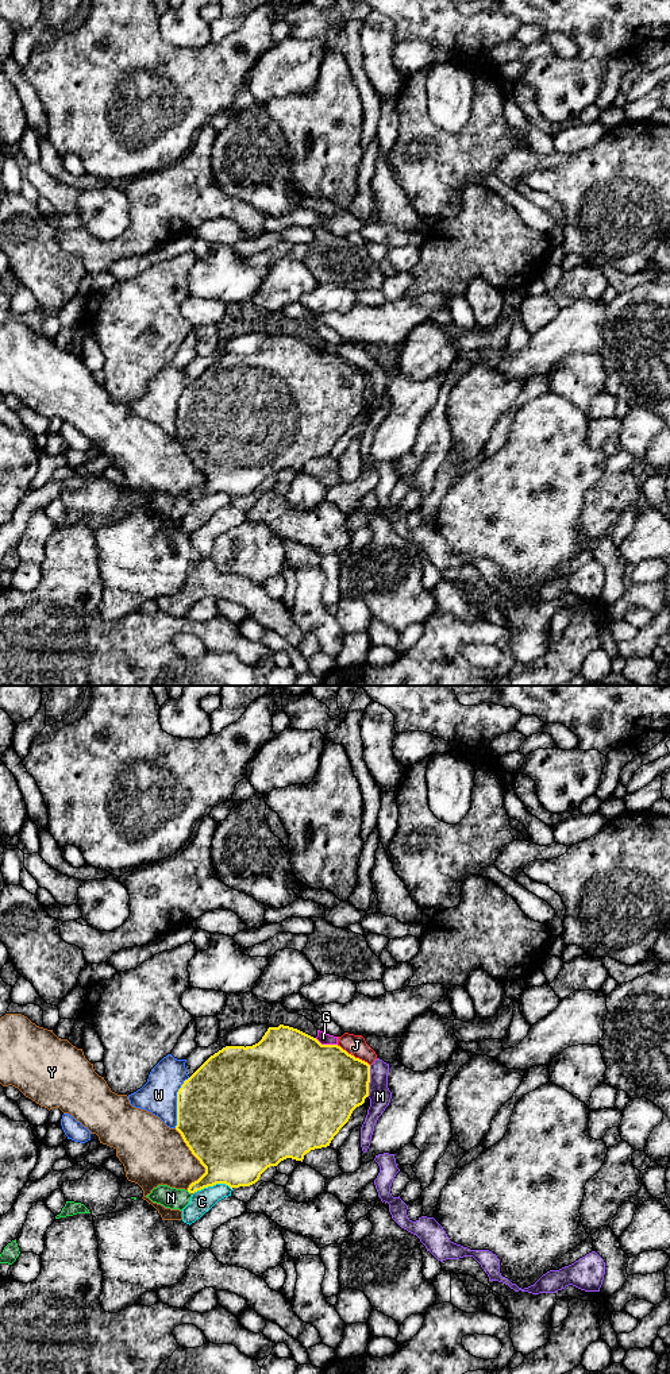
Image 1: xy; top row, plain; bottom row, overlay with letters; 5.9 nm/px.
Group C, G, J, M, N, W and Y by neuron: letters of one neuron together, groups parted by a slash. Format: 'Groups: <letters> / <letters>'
Groups: C / G J M / N / W / Y

